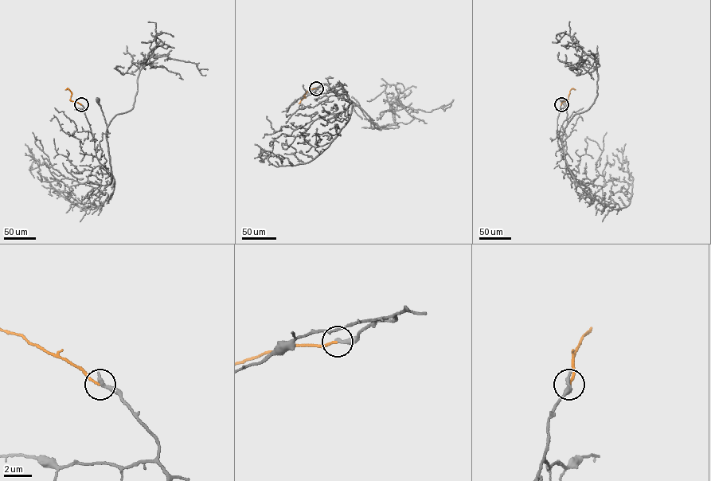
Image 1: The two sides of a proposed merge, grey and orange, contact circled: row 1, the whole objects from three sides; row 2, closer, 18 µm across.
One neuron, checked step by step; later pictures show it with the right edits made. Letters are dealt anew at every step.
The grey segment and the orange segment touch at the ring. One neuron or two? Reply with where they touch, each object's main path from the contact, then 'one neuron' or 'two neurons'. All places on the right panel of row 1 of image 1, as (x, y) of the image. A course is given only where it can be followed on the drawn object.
place (561, 104); course grey (560, 104), (557, 131), (566, 166), (573, 176), (562, 144), (568, 115), (561, 100); course orange (560, 104), (568, 99), (570, 90), (575, 89); one neuron

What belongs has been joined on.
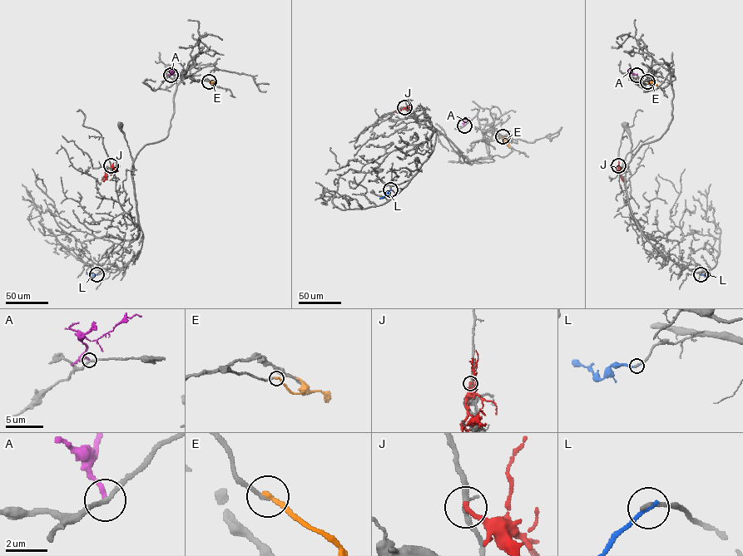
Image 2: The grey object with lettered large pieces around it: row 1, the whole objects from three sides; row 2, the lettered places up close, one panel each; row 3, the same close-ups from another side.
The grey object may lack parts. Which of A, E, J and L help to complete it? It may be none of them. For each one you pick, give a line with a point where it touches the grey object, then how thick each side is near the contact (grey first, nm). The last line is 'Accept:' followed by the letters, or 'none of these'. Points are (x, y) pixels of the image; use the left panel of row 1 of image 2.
Accept: none of these

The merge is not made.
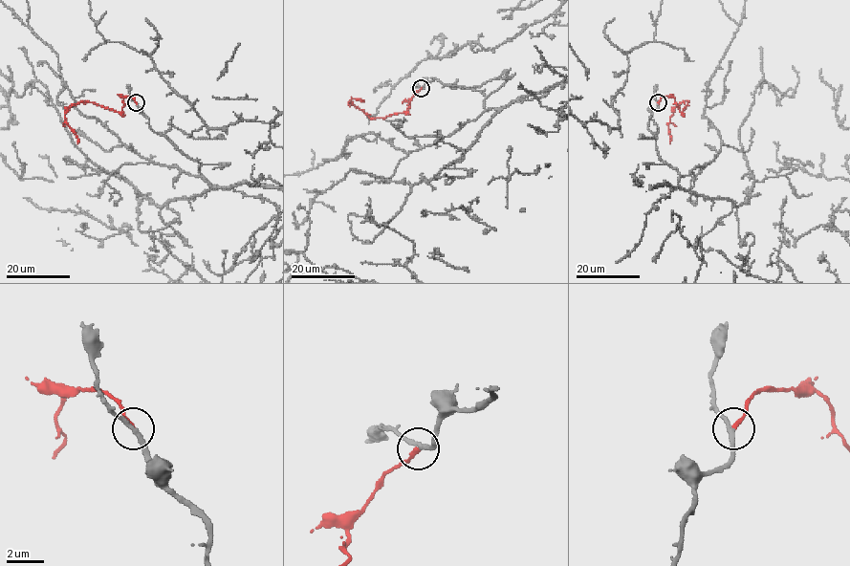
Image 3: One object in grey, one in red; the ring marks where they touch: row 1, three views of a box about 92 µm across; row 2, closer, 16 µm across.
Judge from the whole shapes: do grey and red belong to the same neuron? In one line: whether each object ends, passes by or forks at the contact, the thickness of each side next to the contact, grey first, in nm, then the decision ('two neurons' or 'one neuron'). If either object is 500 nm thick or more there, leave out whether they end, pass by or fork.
grey passes by; red ends; calibres 240 and 240 nm; one neuron

